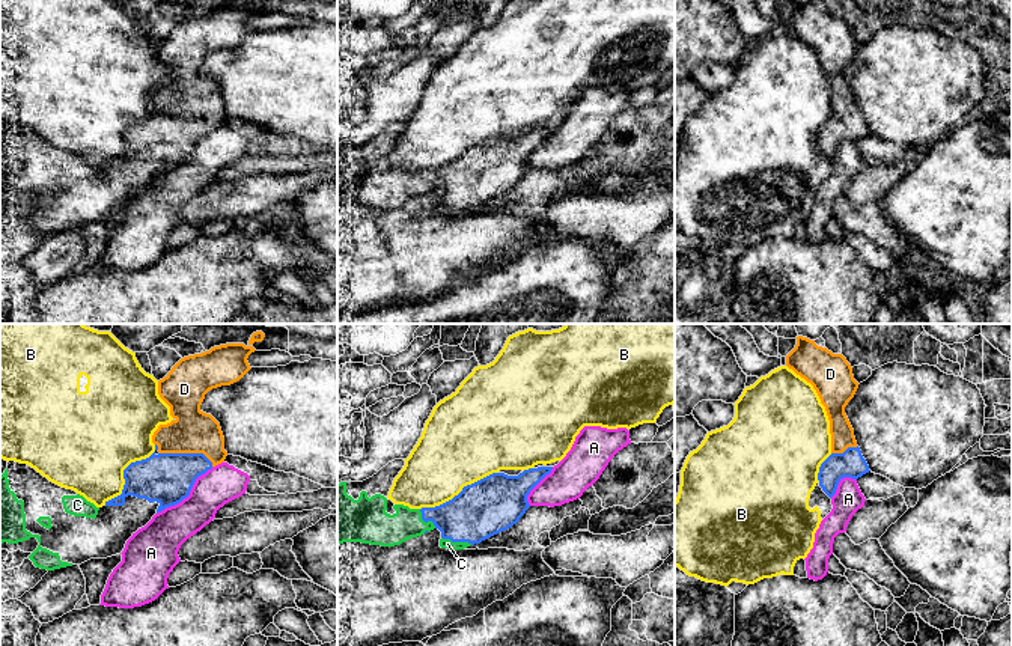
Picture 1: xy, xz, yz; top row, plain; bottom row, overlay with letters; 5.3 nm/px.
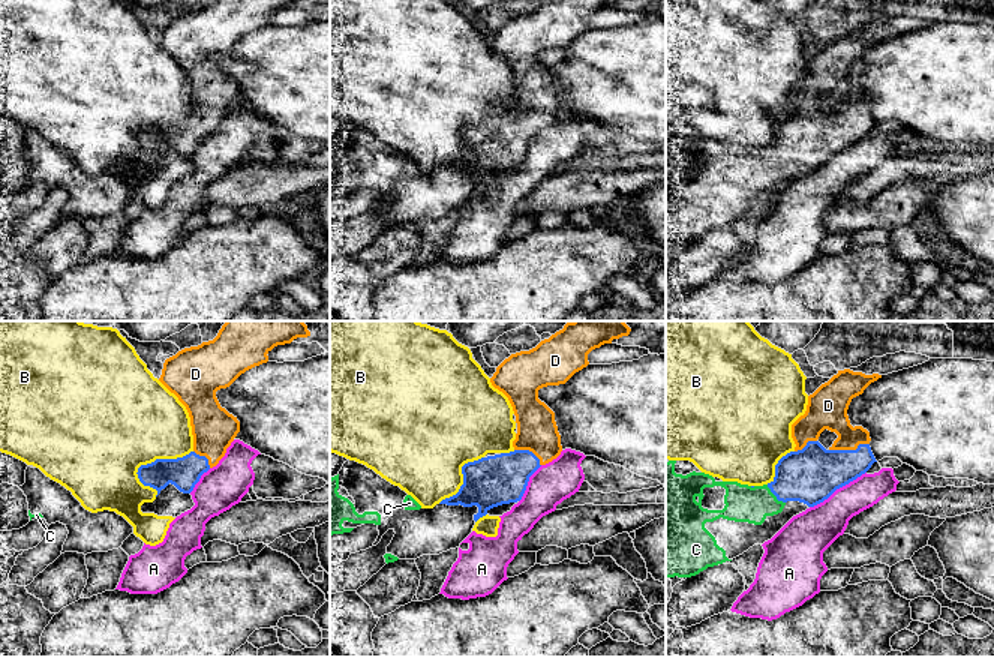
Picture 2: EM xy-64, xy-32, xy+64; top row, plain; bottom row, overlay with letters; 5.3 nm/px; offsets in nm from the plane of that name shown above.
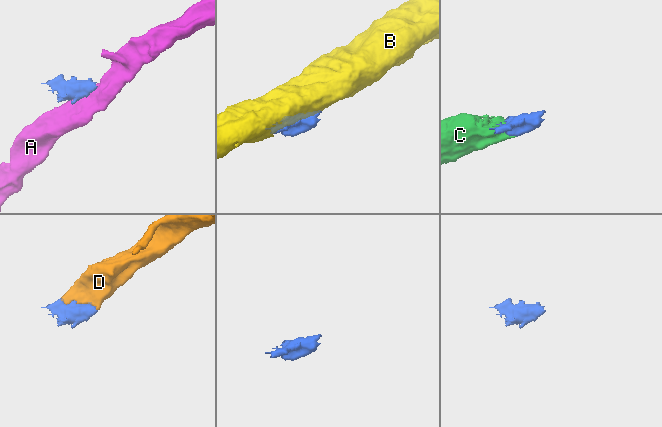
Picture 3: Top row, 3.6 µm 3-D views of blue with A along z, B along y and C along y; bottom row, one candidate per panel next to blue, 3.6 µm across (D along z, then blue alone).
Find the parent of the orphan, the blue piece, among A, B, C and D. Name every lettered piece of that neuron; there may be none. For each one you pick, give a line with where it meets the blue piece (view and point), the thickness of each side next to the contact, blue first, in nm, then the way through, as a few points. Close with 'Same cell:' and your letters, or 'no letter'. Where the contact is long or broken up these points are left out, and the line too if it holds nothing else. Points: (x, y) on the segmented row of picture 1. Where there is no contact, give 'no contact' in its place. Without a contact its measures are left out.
C: xz (457, 541) | 300/50 nm
D: xy (187, 454) | 280/240 nm
Same cell: C, D

